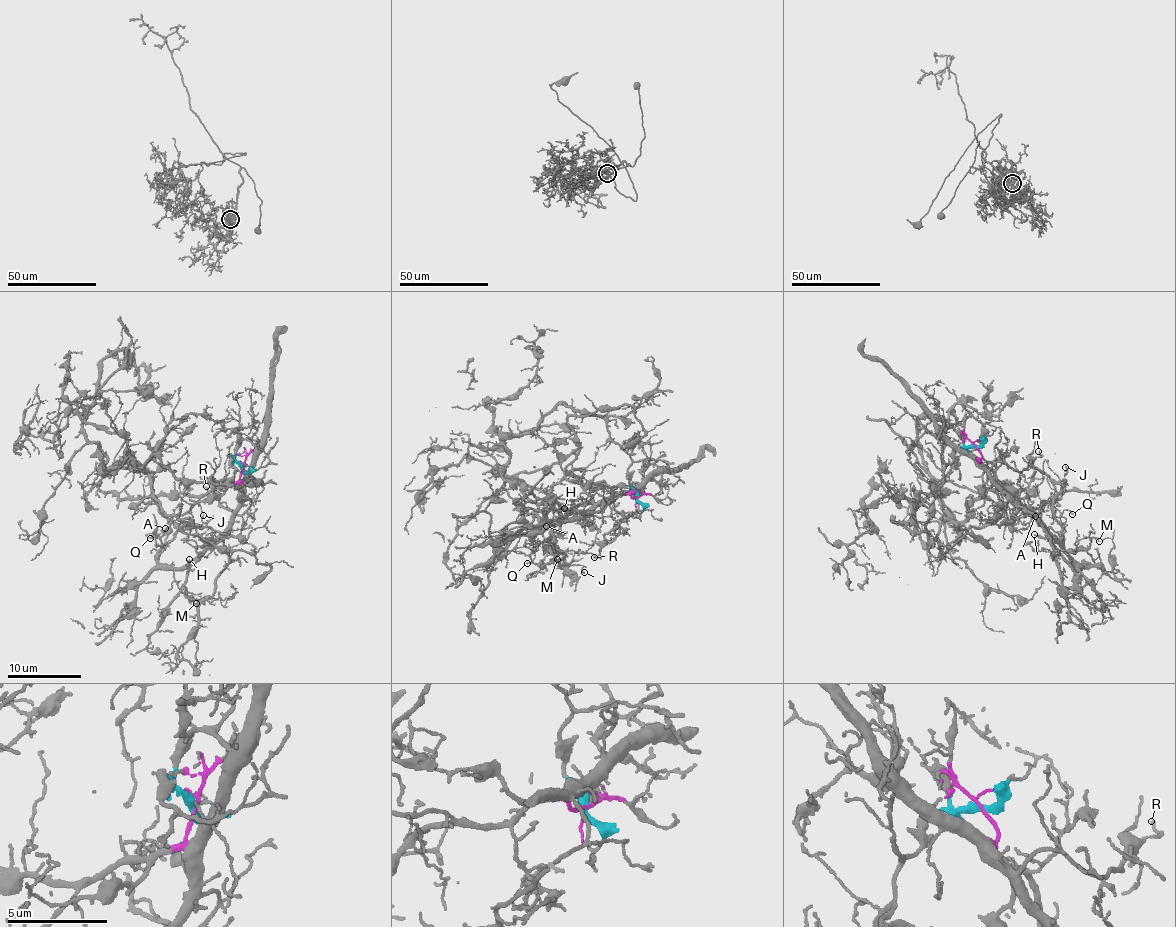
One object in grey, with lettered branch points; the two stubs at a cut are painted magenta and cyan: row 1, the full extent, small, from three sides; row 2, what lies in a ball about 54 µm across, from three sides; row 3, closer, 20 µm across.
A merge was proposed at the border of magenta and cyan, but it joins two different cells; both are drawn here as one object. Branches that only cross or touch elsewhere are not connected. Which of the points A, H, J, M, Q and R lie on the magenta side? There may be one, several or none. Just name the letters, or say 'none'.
A, H, J, M, Q, R

